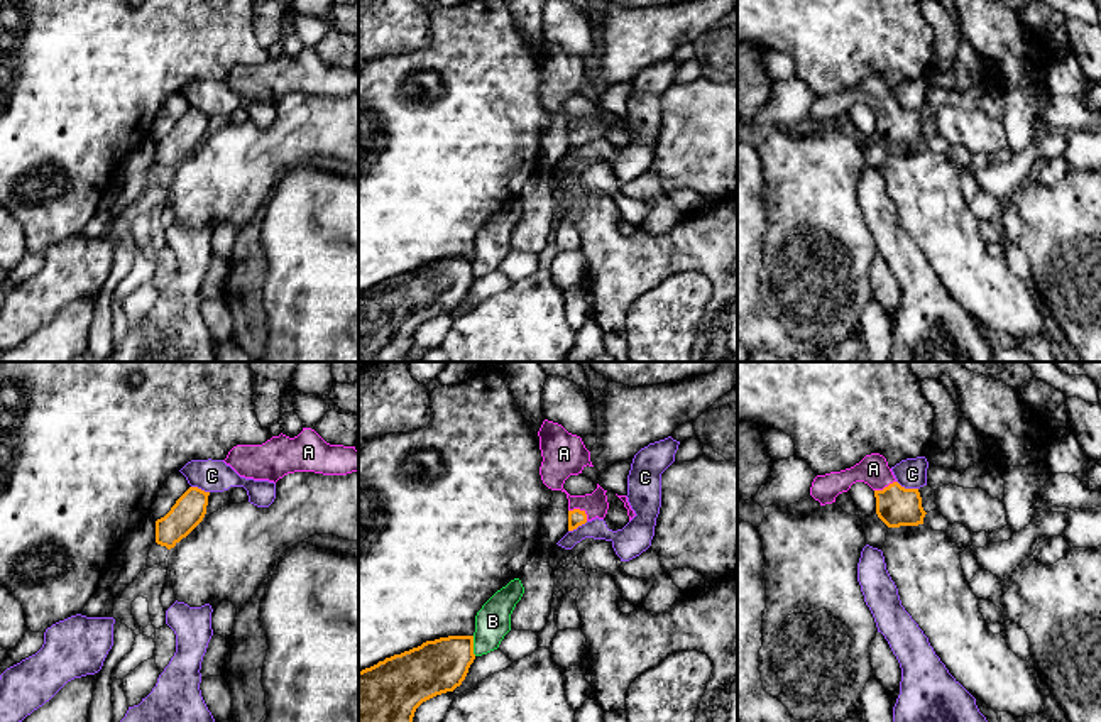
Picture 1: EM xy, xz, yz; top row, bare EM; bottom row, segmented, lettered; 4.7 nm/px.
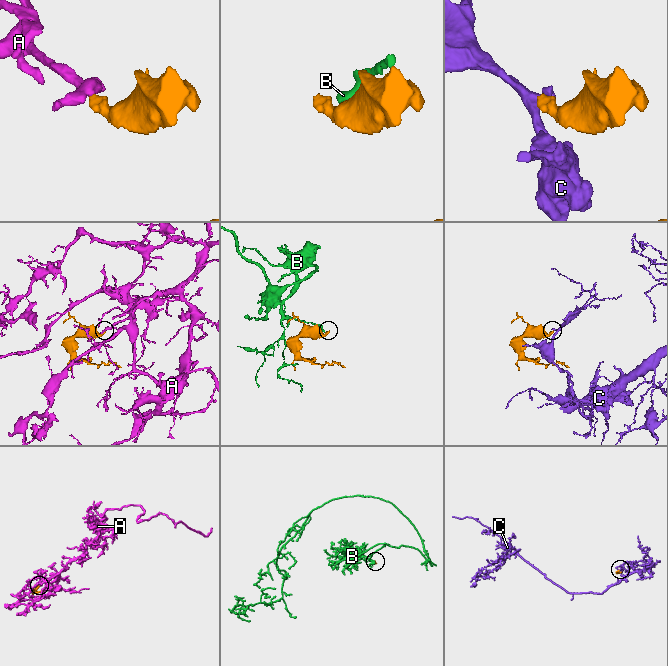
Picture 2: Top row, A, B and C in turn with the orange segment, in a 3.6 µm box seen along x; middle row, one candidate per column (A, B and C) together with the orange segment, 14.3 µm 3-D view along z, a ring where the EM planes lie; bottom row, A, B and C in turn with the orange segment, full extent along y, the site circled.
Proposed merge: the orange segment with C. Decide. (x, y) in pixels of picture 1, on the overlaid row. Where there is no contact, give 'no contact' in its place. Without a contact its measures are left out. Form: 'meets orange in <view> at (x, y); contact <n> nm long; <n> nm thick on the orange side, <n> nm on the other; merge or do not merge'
meets orange in yz at (907, 489); contact 110 nm long; 190 nm thick on the orange side, 140 nm on the other; do not merge

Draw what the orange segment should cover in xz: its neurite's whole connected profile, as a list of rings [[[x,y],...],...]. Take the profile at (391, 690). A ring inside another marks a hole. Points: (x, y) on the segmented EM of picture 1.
[[[448,636],[359,671],[359,722],[413,722],[423,702],[462,685],[474,659],[474,636]]]

